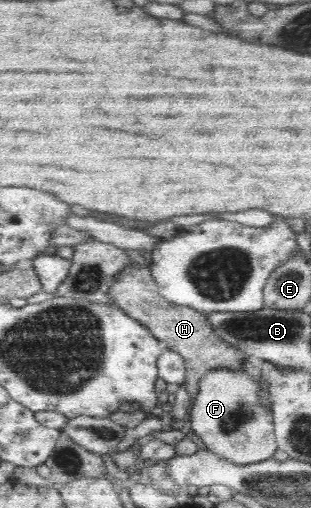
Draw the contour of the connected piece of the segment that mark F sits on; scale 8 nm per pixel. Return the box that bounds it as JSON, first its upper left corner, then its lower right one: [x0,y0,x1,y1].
[189,370,278,466]

